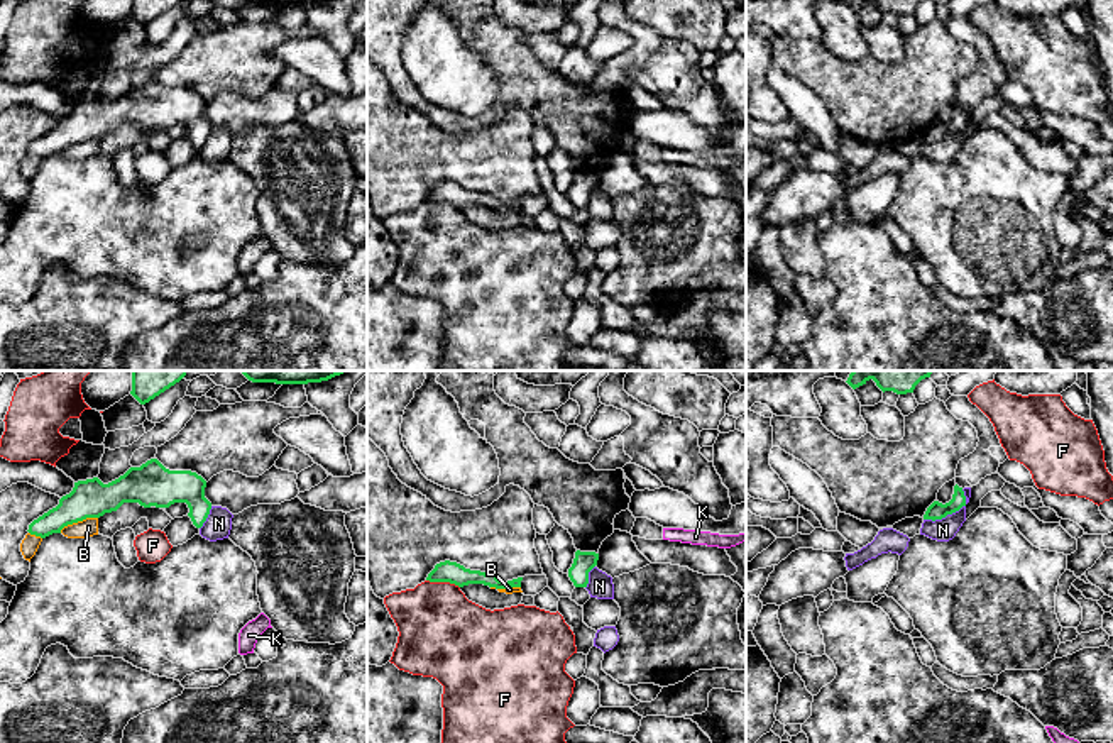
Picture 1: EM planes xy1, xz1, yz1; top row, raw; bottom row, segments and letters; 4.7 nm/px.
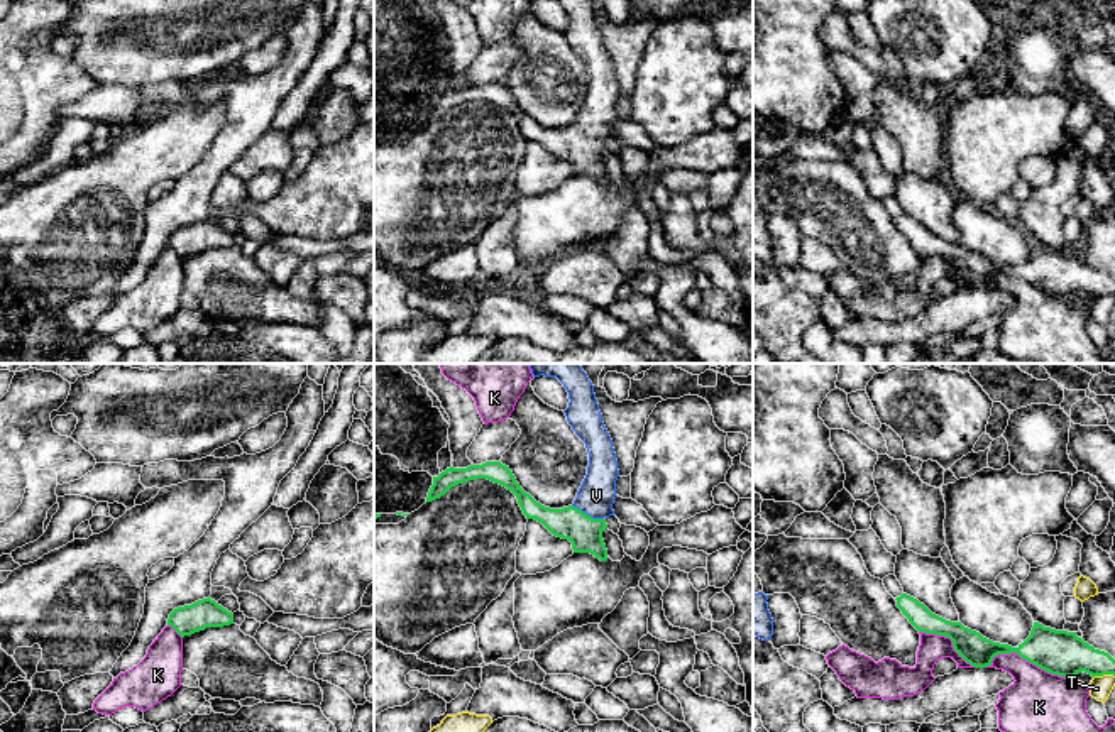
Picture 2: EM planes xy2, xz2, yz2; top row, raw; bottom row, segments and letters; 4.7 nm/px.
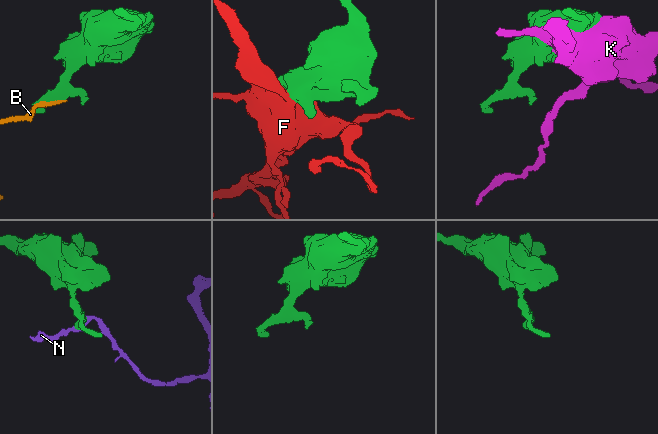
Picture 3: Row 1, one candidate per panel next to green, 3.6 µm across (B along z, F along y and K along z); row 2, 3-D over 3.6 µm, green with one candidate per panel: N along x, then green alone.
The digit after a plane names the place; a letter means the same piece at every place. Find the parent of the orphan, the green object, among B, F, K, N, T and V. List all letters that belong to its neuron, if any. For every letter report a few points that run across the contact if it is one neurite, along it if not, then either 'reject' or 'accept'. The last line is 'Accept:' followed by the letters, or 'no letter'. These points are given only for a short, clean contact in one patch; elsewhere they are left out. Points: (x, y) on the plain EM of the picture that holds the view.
B: reject
F: reject
K: reject
N: yz1 (964, 112), (964, 124), (958, 131), (941, 139), (924, 141) | reject
T: yz2 (1114, 296), (1097, 296), (1093, 300) | reject
V: xz2 (584, 154), (586, 136), (596, 117) | accept
Accept: V

